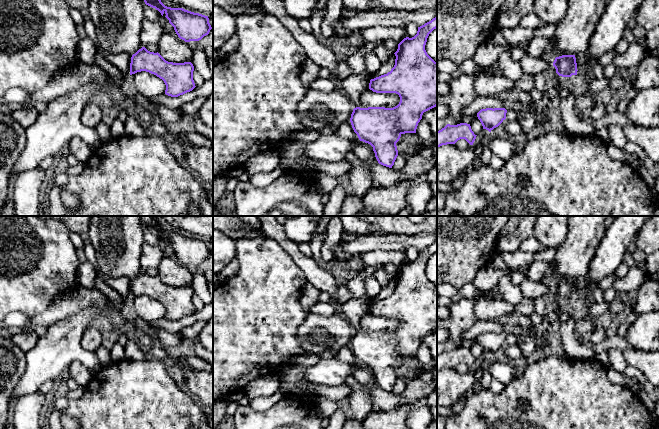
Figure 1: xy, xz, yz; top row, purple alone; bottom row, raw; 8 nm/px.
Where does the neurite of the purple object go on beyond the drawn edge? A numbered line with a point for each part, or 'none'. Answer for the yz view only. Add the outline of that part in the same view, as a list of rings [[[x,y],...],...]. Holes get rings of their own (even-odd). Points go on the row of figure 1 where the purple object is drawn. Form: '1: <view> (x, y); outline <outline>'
none

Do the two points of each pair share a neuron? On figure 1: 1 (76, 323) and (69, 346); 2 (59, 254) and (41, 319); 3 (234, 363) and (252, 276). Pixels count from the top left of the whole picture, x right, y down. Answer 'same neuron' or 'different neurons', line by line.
1: same neuron
2: different neurons
3: same neuron

